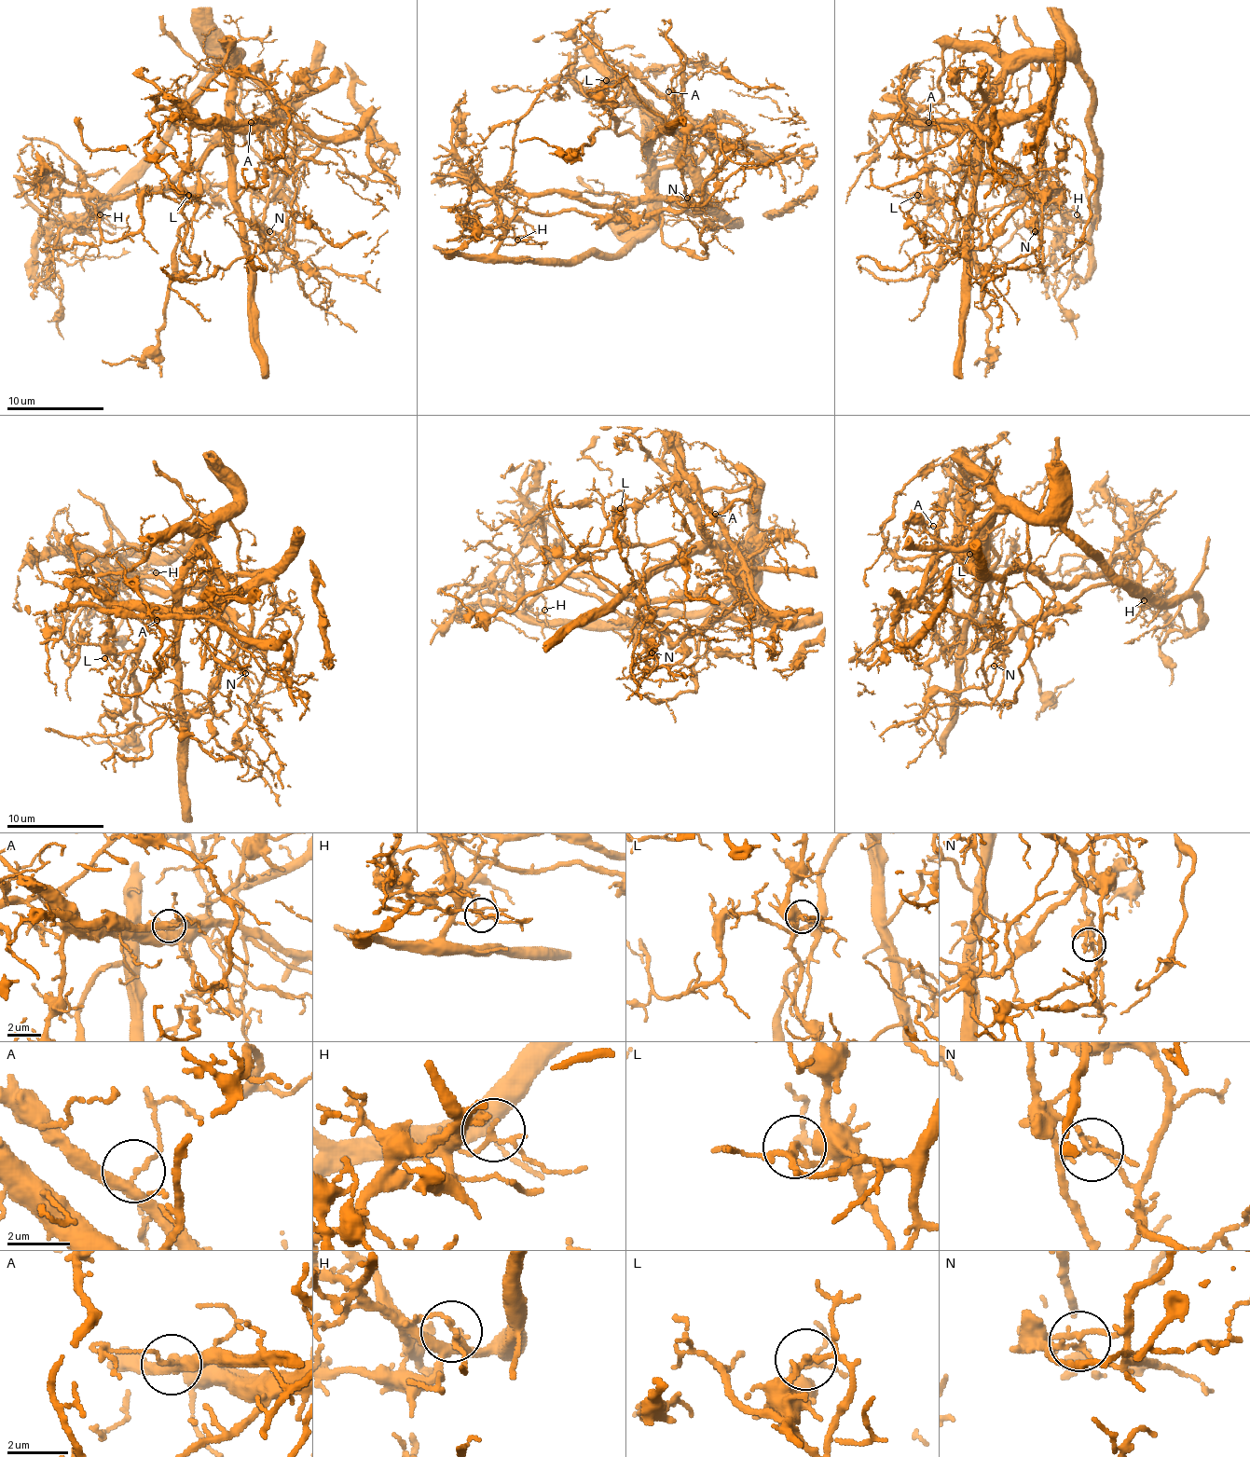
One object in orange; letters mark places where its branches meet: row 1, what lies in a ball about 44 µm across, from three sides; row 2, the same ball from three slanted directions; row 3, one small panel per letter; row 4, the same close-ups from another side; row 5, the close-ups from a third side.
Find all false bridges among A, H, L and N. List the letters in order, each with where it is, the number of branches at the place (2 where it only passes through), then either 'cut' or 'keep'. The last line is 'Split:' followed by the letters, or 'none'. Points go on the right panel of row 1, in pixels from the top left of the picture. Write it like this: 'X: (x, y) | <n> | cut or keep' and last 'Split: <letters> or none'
A: (928, 122) | 3 | keep
H: (1077, 214) | 4 | keep
L: (917, 195) | 3 | cut
N: (1035, 231) | 4 | cut
Split: L, N

